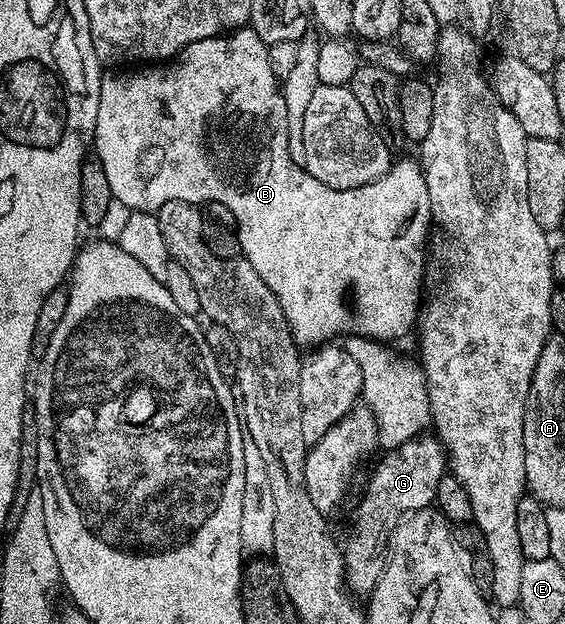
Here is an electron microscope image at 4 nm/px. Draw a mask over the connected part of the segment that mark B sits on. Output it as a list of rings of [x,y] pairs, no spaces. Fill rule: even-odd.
[[[247,25],[239,27],[237,31],[233,33],[227,33],[224,35],[217,35],[216,37],[208,37],[204,41],[192,41],[192,45],[188,45],[182,51],[178,52],[174,56],[172,61],[163,62],[161,65],[146,65],[141,69],[126,69],[123,75],[117,75],[117,70],[106,69],[103,70],[102,80],[100,81],[100,109],[96,109],[96,129],[94,130],[94,142],[92,144],[93,150],[96,152],[96,158],[102,163],[104,167],[105,176],[108,177],[109,188],[113,195],[113,202],[115,204],[123,203],[126,209],[130,211],[152,211],[157,213],[160,209],[160,205],[165,205],[167,201],[188,201],[195,205],[203,205],[202,203],[219,203],[222,207],[227,207],[230,210],[230,215],[233,226],[238,232],[238,240],[242,246],[242,255],[252,265],[252,269],[256,269],[256,273],[260,273],[260,277],[264,277],[264,285],[268,285],[268,289],[272,289],[272,293],[276,293],[276,301],[280,301],[280,309],[284,309],[284,317],[288,321],[290,326],[290,332],[294,338],[295,343],[299,348],[306,349],[306,347],[314,347],[310,349],[318,349],[323,346],[327,341],[334,341],[337,335],[339,337],[345,336],[347,332],[351,330],[350,326],[355,323],[357,334],[366,336],[368,339],[377,341],[389,341],[388,339],[402,339],[406,334],[415,330],[418,322],[418,313],[420,310],[420,304],[422,302],[422,285],[424,282],[424,276],[426,274],[426,268],[428,266],[428,246],[426,247],[426,234],[429,233],[430,227],[432,231],[432,220],[430,217],[430,198],[428,197],[428,185],[424,181],[424,173],[422,172],[422,164],[417,158],[414,159],[402,159],[399,161],[391,162],[388,173],[384,173],[384,177],[380,177],[376,181],[371,183],[365,183],[359,187],[353,187],[352,189],[344,189],[343,191],[335,191],[328,189],[320,181],[316,181],[316,177],[312,177],[306,172],[305,166],[301,163],[294,163],[290,160],[290,150],[288,149],[288,109],[284,105],[284,97],[282,96],[282,89],[280,86],[280,80],[277,79],[272,73],[271,66],[269,65],[269,49],[268,44],[254,32],[254,28]],[[346,287],[351,287],[354,290],[354,319],[350,316],[350,311],[345,307],[342,302],[346,299]]]

